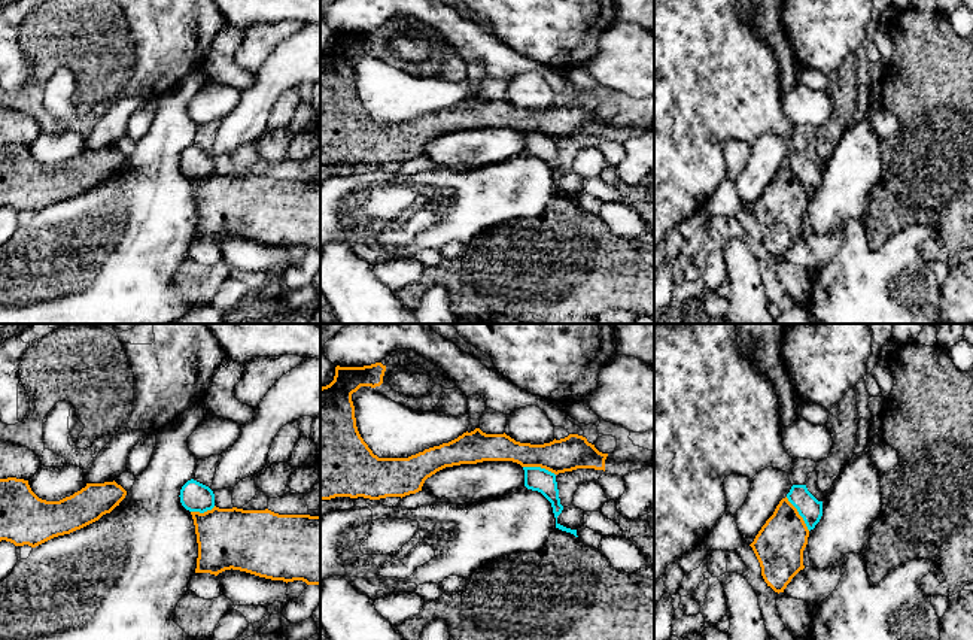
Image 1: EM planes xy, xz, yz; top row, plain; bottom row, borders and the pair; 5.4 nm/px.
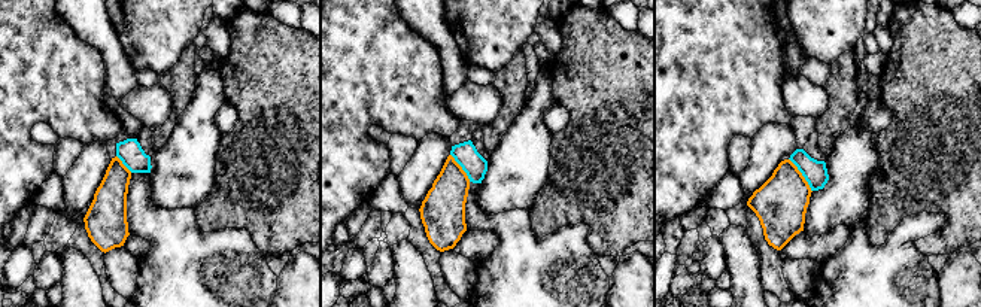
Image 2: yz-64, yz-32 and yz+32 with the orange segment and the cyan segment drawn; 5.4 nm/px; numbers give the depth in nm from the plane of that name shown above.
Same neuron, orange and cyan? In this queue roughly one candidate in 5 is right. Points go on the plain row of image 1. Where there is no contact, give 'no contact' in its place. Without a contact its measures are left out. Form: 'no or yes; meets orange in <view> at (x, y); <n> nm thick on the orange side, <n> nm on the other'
no; meets orange in yz at (797, 179); 260 nm thick on the orange side, 120 nm on the other

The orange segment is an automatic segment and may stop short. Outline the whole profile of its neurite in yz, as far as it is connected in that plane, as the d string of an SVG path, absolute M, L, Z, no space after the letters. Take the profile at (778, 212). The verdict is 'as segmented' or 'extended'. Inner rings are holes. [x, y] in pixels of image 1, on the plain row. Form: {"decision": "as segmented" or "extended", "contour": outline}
{"decision": "as segmented", "contour": "M782 164L749 210L760 228L761 242L775 258L784 258L791 245L805 234L803 216L809 195L797 175Z"}

